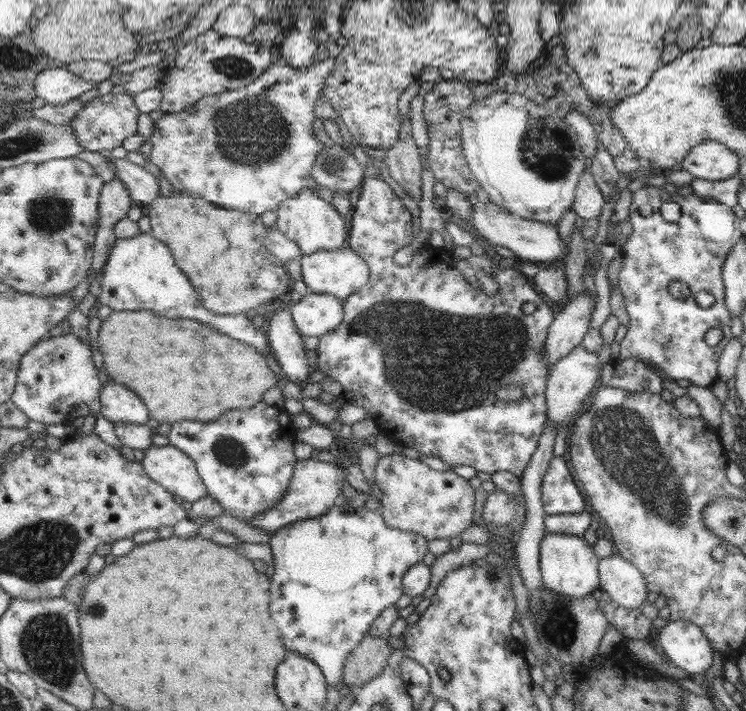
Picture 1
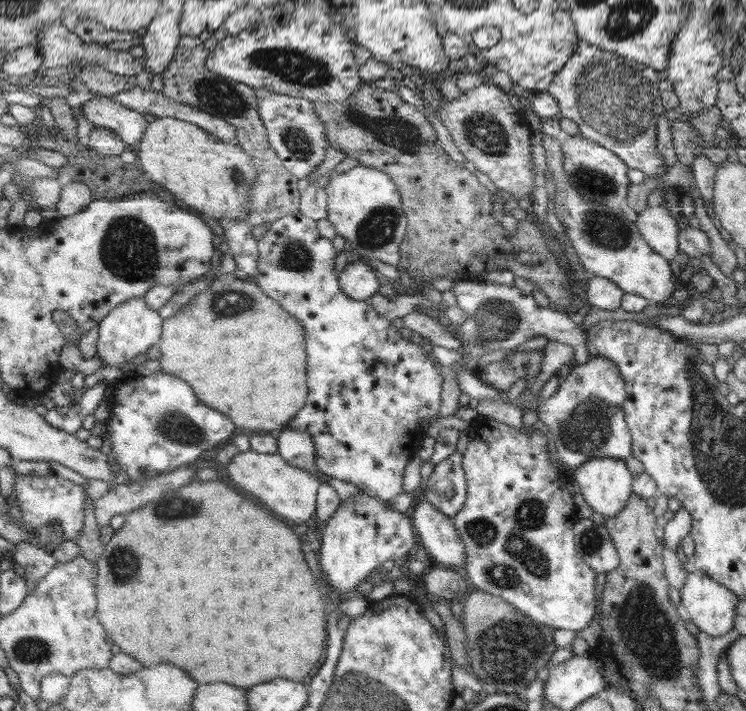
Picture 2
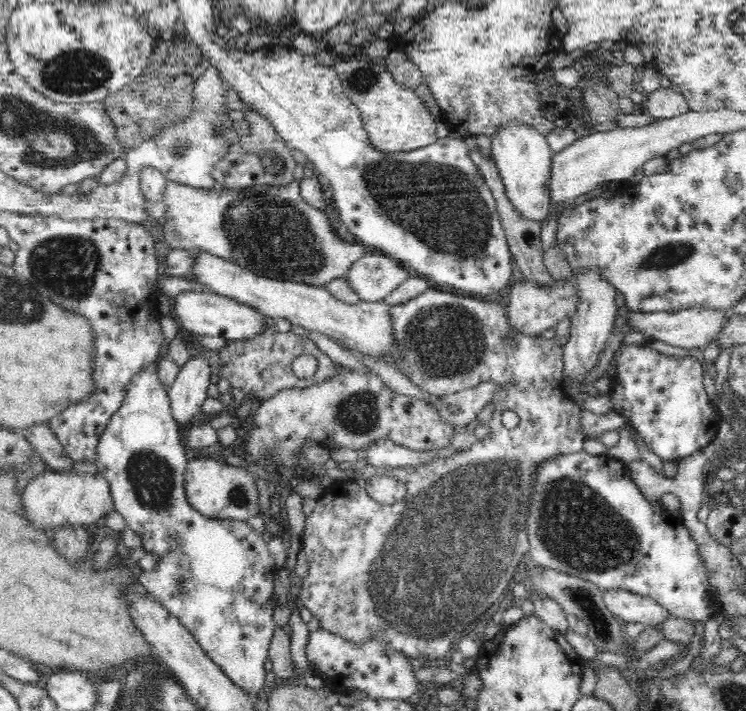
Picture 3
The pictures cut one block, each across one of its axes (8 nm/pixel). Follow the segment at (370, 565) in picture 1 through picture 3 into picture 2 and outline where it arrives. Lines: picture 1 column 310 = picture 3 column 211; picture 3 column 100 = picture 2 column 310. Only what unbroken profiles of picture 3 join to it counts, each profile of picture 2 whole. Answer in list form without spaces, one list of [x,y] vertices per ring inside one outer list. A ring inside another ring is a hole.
[[[288,426],[277,434],[277,440],[278,453],[290,465],[302,468],[312,475],[319,474],[321,470],[316,463],[316,447],[311,434]]]

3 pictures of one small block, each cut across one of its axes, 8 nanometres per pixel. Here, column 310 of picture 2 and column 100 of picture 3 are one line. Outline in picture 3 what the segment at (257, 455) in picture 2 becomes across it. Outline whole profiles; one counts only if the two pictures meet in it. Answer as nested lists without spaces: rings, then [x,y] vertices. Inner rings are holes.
[[[50,470],[32,479],[22,497],[24,504],[28,504],[28,512],[32,512],[32,520],[36,520],[36,524],[42,524],[44,530],[55,530],[58,525],[66,523],[89,526],[117,512],[110,481],[102,473],[79,474],[74,470]]]

